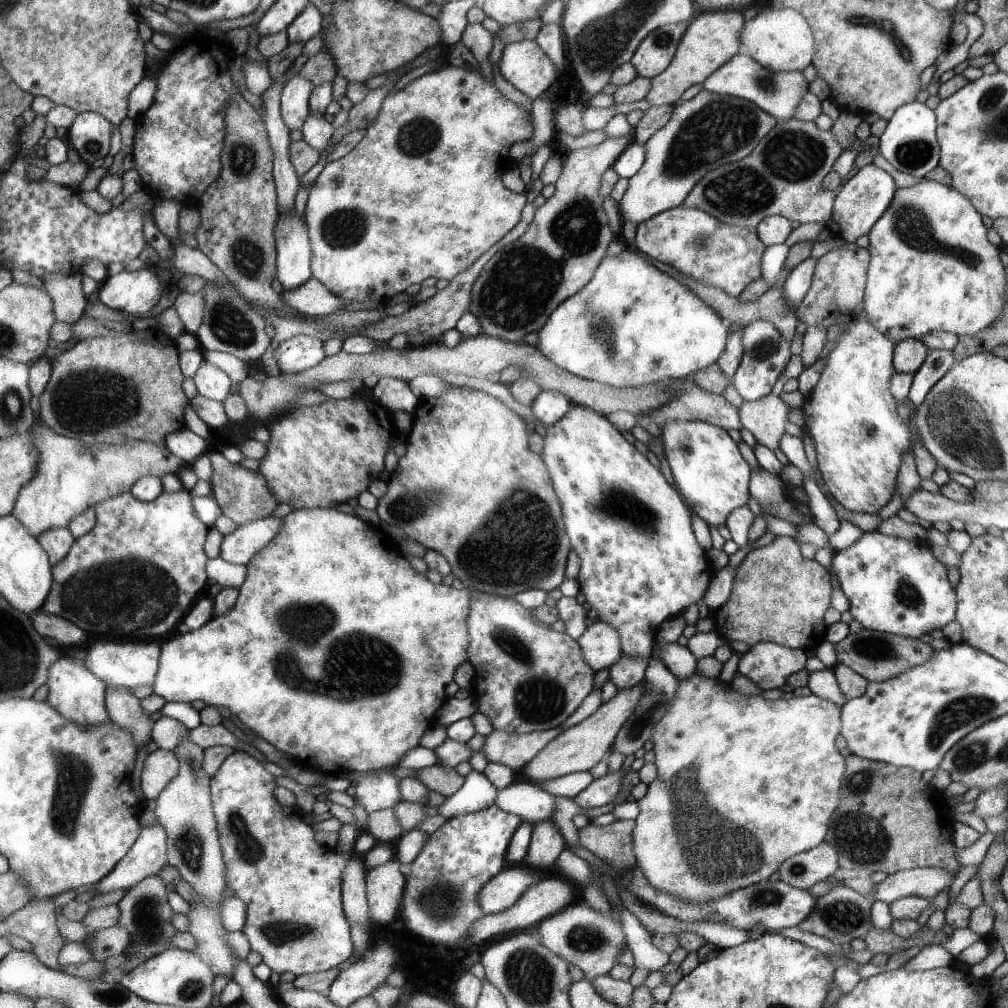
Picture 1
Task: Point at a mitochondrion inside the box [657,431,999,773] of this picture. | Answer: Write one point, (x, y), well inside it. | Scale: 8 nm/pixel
(946, 725)

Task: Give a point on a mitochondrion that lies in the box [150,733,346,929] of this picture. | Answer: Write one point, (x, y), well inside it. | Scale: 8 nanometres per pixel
(188, 840)

